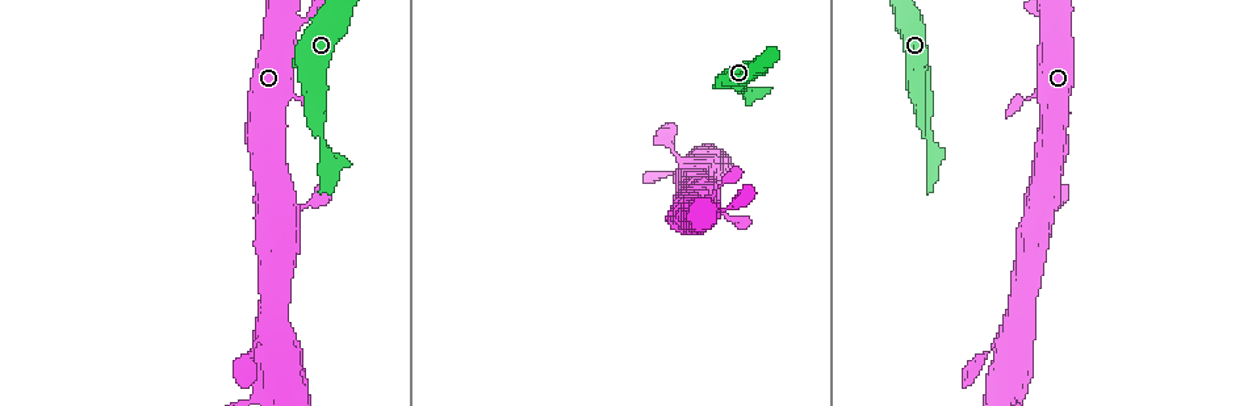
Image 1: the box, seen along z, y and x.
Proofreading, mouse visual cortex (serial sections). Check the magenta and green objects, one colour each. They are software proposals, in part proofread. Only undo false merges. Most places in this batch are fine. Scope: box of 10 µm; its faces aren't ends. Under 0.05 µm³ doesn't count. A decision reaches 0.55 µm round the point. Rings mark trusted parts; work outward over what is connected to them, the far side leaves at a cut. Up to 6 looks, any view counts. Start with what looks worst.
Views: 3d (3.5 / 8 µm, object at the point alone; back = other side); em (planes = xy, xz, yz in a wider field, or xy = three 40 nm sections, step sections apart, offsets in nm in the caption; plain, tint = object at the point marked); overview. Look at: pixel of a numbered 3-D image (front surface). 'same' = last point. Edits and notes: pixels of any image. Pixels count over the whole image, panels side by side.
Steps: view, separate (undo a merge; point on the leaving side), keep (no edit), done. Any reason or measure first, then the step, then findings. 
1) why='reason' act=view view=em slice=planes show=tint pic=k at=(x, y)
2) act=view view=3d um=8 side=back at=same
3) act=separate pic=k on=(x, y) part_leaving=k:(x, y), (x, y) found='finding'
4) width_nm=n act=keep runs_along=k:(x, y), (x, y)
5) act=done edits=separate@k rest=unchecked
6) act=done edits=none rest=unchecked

act=view view=3d um=8 pic=1 at=(746, 94)

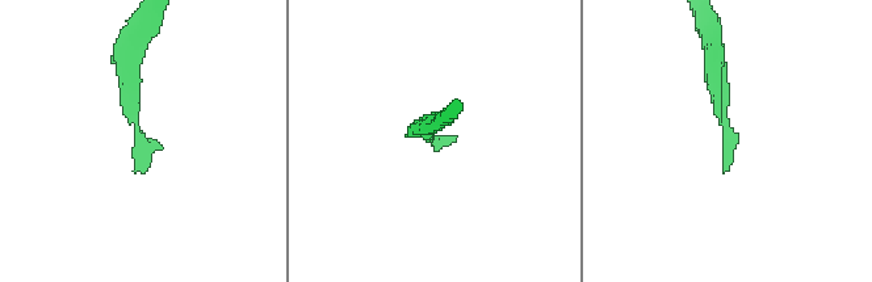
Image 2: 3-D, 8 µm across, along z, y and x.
act=view view=em slice=planes show=tint at=same

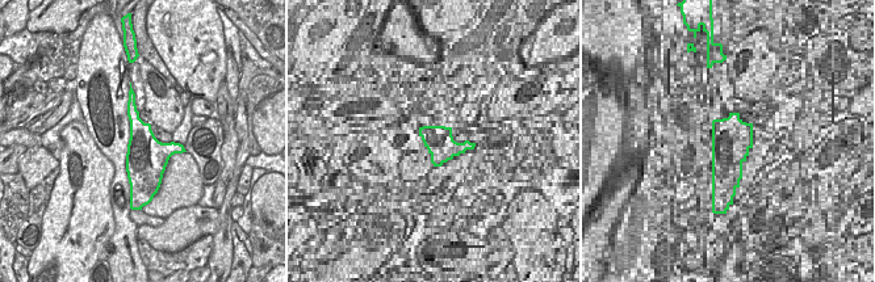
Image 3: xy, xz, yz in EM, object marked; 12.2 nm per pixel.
act=keep runs_along=2:(135, 95), (142, 139), (137, 171) found='continuous, no second cell'

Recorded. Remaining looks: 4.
why='thick turns thin' act=view view=3d um=3.5 pic=1 at=(294, 206)

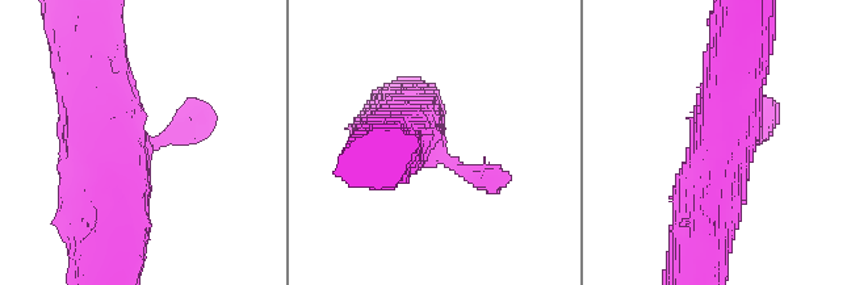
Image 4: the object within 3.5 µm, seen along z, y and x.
act=view view=em slice=xy step=3 show=tint pic=4 at=(140, 144)

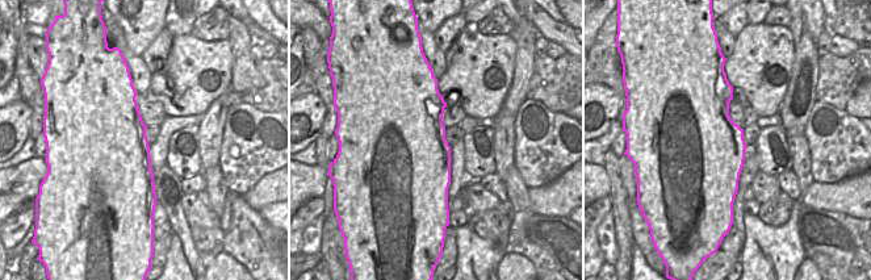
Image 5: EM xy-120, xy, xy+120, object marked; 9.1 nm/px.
act=keep runs_along=4:(738, 62), (704, 231) found='one cell here'

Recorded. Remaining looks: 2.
why='sudden change in width' act=view view=3d um=3.5 pic=1 at=(278, 380)

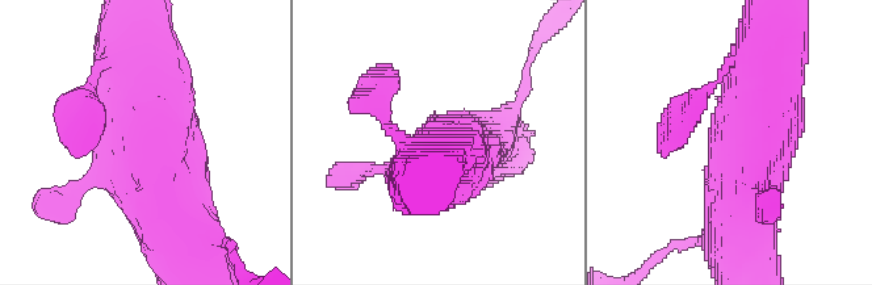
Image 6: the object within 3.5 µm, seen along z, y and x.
why='shape alone is not enough' act=view view=em slice=xy step=5 show=tint pic=6 at=(146, 137)

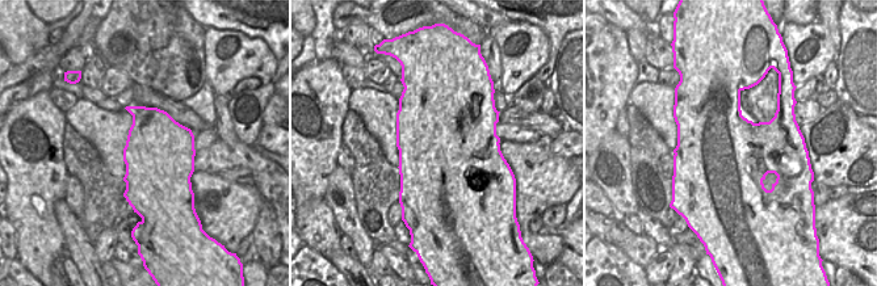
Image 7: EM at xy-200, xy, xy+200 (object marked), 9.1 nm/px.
act=keep runs_along=6:(125, 58), (129, 171), (177, 200) found='one cell here'

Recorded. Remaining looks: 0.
act=done edits=none rest=unchecked

